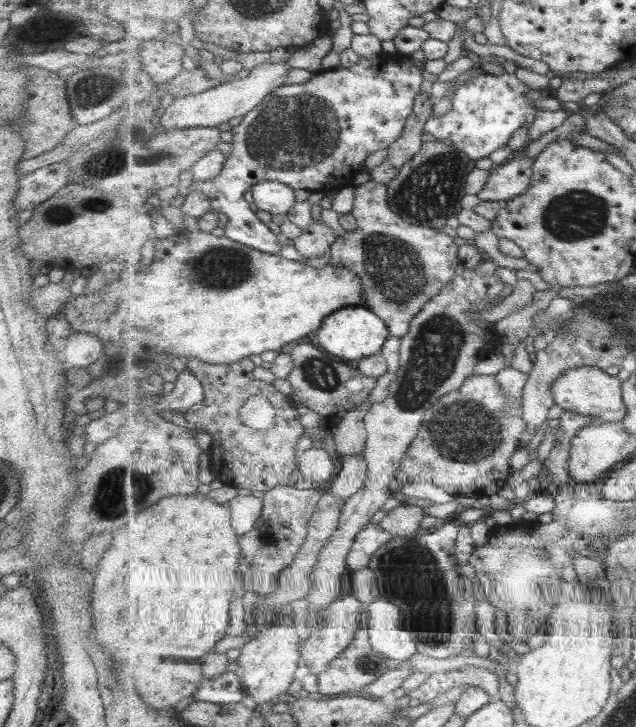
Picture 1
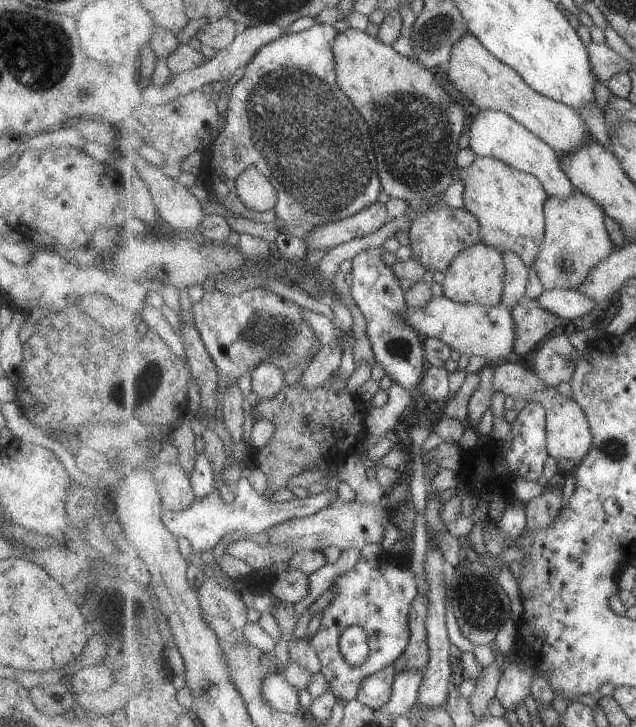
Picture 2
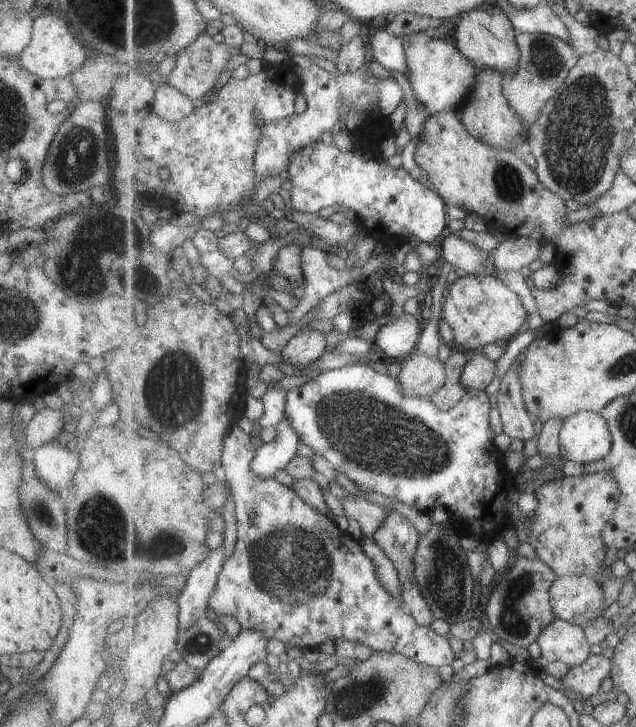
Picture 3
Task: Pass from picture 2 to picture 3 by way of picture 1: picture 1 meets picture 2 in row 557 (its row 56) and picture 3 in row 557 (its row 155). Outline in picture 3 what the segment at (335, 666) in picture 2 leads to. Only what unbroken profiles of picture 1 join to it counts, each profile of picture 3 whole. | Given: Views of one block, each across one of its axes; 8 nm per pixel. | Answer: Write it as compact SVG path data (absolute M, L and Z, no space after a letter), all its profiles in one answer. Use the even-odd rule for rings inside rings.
M237 422L225 435L221 469L231 486L237 520L237 541L234 552L226 560L217 580L216 592L209 598L209 608L215 613L231 616L241 629L261 628L269 640L276 638L287 646L317 649L329 640L345 639L368 646L373 651L404 654L429 666L450 665L455 660L450 638L439 636L428 626L421 626L405 604L401 604L377 578L373 558L357 540L341 530L333 519L307 504L295 490L277 482L261 478L252 469L253 446L251 434Z

